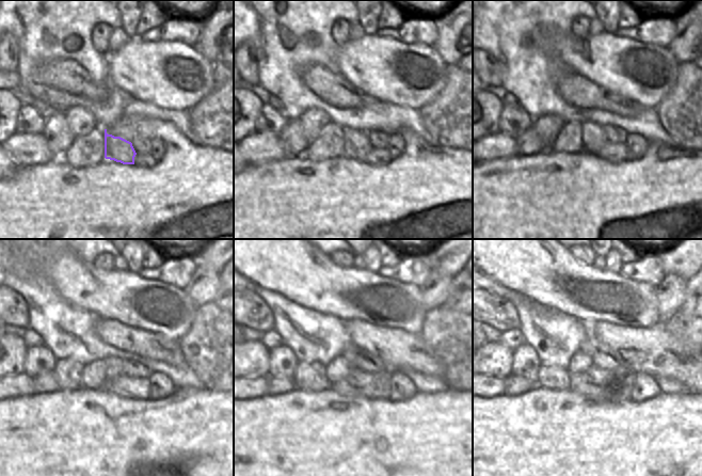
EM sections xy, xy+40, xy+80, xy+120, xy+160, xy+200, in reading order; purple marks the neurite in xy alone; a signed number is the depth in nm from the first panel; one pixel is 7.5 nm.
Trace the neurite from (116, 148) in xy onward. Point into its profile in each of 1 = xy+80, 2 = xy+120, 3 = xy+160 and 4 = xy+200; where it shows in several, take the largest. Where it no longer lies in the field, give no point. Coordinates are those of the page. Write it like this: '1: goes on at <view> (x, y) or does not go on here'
1: goes on at xy+80 (593, 138)
2: goes on at xy+120 (113, 368)
3: goes on at xy+160 (350, 358)
4: goes on at xy+200 (585, 347)

